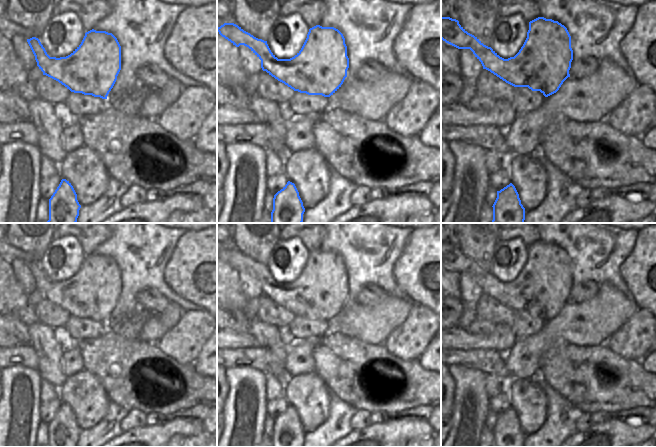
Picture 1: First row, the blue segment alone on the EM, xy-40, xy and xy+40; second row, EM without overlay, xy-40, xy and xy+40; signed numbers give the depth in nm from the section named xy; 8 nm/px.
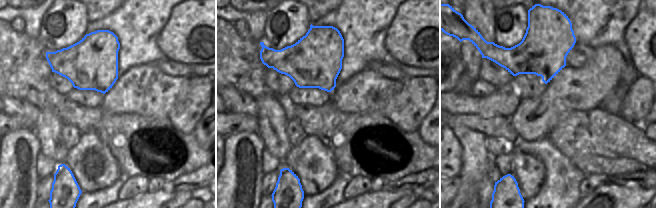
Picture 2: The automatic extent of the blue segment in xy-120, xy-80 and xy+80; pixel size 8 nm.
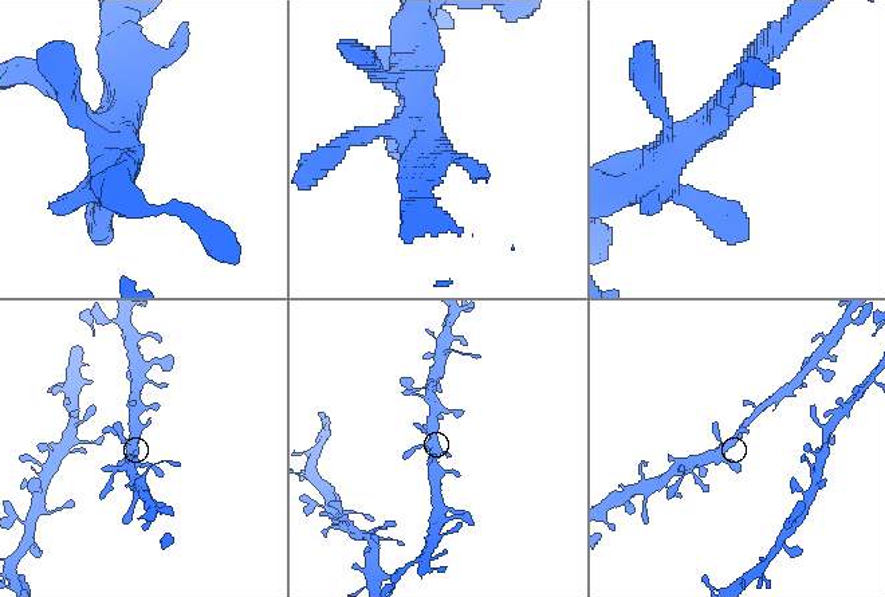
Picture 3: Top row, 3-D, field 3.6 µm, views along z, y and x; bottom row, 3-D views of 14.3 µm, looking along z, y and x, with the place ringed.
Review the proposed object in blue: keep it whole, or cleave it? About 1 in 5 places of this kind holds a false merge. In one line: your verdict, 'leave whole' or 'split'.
leave whole

